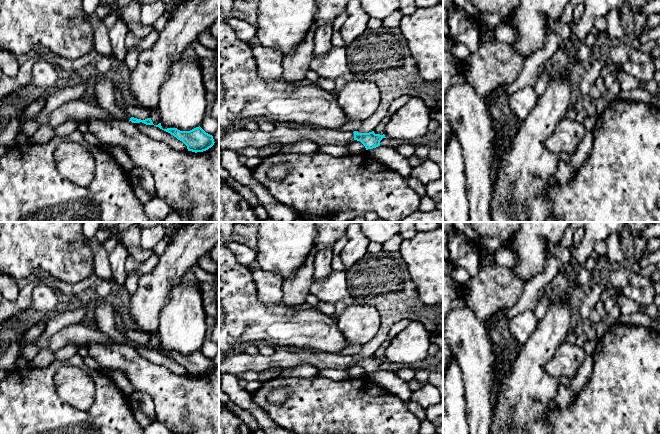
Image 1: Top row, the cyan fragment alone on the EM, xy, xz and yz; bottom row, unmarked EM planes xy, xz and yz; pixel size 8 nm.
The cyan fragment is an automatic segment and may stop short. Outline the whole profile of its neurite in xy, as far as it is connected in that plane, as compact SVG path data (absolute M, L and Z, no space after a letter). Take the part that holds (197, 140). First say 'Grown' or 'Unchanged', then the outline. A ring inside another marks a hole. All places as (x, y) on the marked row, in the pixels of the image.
Unchanged. M161 123L154 126L170 133L178 140L182 141L187 146L188 151L195 153L206 151L215 143L213 136L206 133L200 126L190 131L180 131L177 128L163 129Z

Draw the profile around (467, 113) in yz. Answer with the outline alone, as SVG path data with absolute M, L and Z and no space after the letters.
M465 80L447 91L444 110L462 146L469 222L492 222L492 173L498 134L486 103Z

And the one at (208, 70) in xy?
M199 58L203 85L208 95L217 95L216 68L208 59Z

